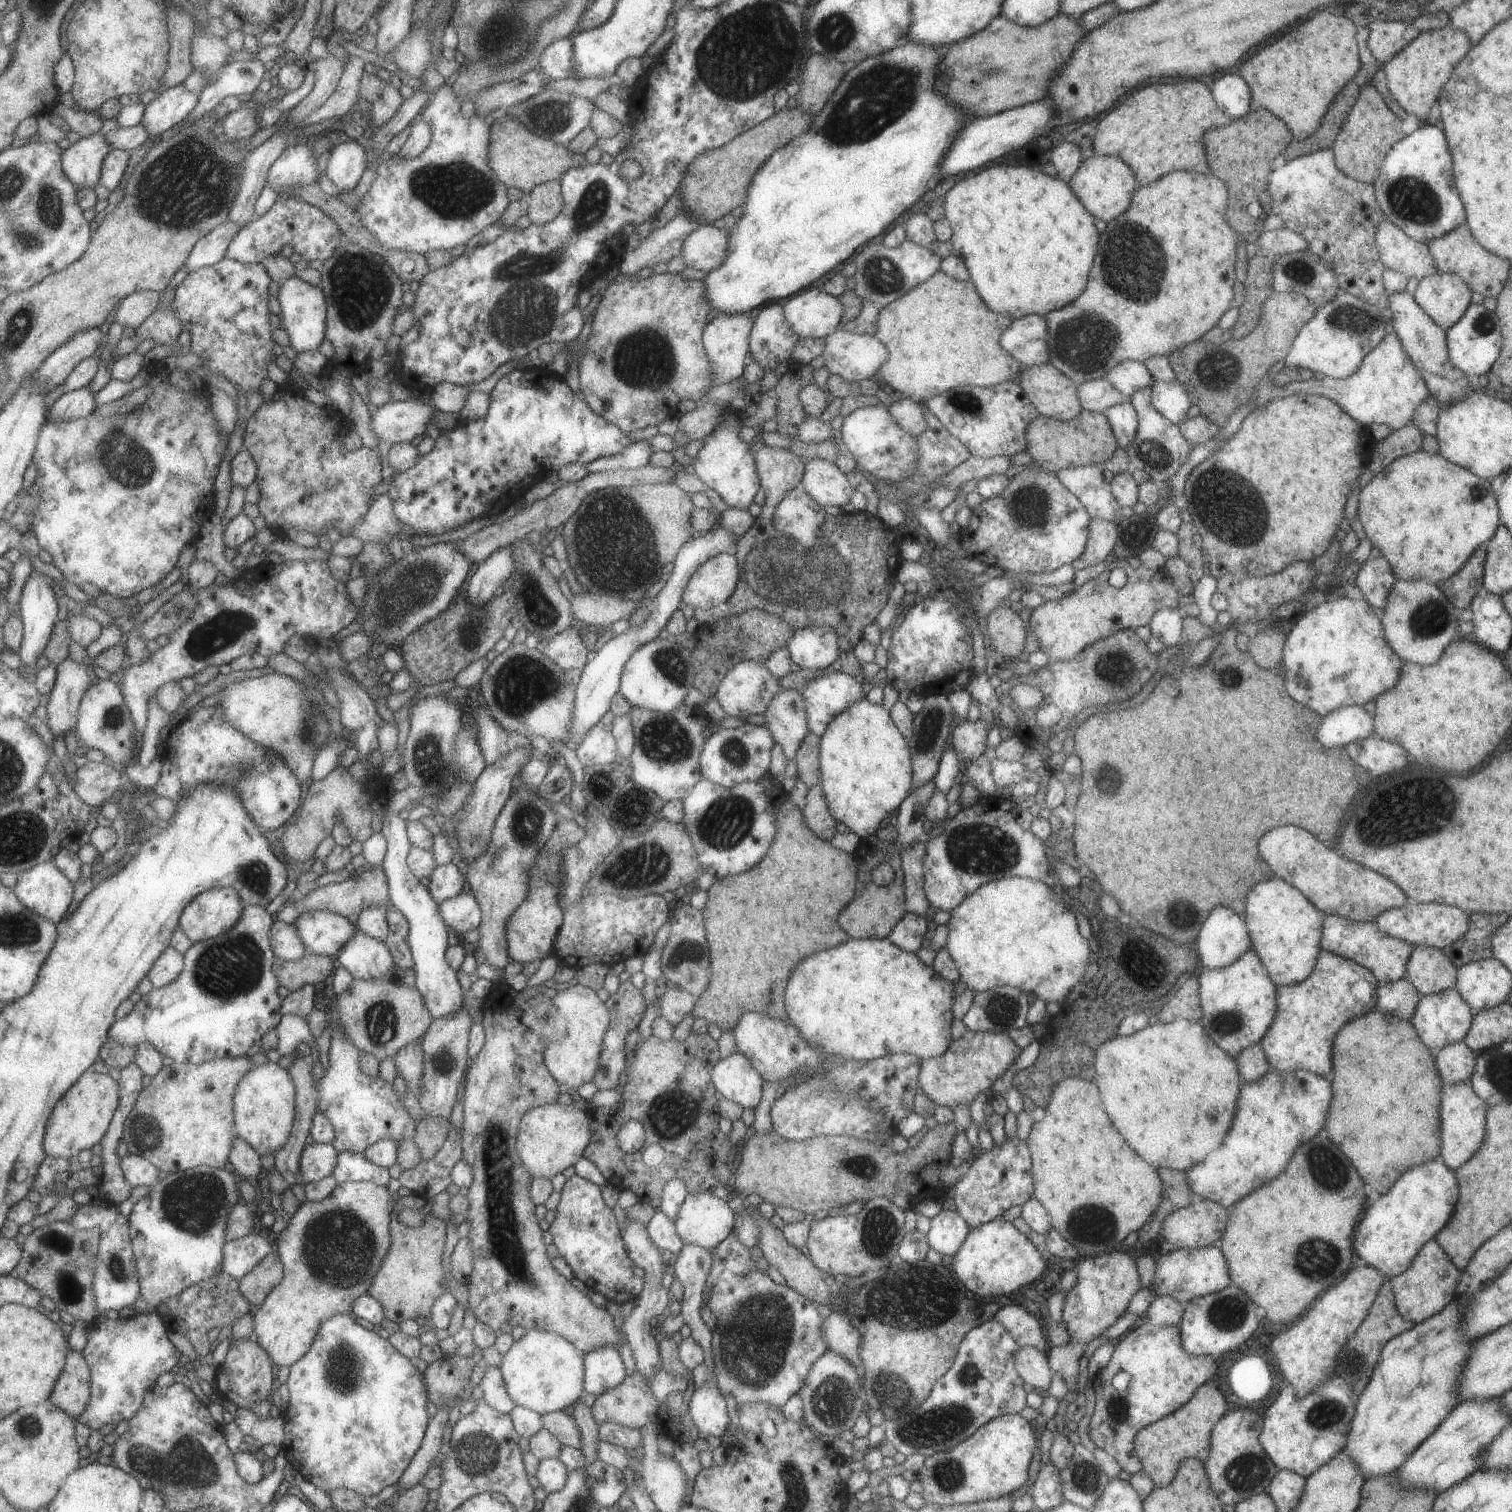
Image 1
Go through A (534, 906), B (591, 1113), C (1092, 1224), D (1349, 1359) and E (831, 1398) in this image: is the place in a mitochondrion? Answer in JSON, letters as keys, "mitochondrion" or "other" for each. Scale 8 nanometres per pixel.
{"A":"other","B":"other","C":"mitochondrion","D":"mitochondrion","E":"mitochondrion"}

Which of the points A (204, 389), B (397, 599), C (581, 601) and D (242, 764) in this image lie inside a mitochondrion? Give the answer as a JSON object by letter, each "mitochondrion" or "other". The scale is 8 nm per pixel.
{"A":"other","B":"mitochondrion","C":"other","D":"mitochondrion"}

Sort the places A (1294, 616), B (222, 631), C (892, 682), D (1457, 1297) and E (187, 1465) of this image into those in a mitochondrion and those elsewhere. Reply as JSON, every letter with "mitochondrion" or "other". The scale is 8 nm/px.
{"A":"other","B":"mitochondrion","C":"other","D":"other","E":"mitochondrion"}

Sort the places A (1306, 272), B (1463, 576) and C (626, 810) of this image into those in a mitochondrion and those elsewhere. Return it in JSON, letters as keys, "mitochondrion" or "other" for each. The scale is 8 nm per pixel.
{"A":"mitochondrion","B":"other","C":"other"}

